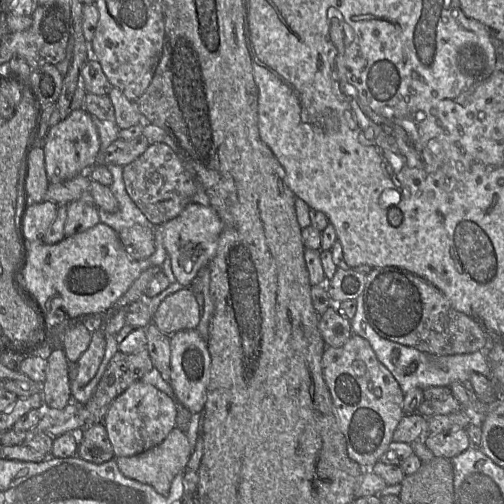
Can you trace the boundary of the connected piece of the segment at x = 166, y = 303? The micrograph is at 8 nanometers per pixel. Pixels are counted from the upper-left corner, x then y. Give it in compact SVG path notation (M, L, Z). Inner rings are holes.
M184 287L161 302L152 323L162 333L171 336L179 331L196 329L200 318L195 294L188 287Z

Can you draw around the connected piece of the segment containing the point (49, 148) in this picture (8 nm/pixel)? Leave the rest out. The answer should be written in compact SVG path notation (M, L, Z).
M77 109L50 127L43 147L45 168L49 183L59 183L69 180L79 174L88 174L95 165L95 159L100 151L100 138L93 117L85 109Z

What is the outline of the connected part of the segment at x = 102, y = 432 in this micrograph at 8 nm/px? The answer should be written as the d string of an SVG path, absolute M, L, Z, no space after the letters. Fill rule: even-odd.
M102 423L86 426L76 433L78 439L77 455L88 462L102 464L115 457L112 444Z

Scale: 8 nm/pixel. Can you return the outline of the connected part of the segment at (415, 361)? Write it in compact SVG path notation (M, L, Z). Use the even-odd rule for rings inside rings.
M362 294L356 299L356 304L355 315L350 320L352 333L365 338L370 343L378 360L391 372L404 394L413 388L450 386L453 382L461 382L466 388L472 388L469 378L474 373L489 379L490 367L486 350L457 355L435 355L402 345L379 336L371 327L366 318Z

